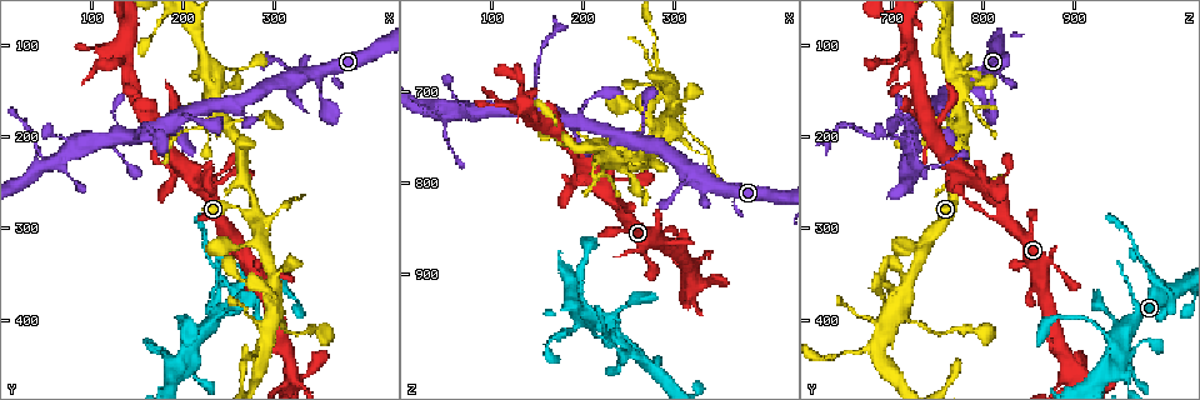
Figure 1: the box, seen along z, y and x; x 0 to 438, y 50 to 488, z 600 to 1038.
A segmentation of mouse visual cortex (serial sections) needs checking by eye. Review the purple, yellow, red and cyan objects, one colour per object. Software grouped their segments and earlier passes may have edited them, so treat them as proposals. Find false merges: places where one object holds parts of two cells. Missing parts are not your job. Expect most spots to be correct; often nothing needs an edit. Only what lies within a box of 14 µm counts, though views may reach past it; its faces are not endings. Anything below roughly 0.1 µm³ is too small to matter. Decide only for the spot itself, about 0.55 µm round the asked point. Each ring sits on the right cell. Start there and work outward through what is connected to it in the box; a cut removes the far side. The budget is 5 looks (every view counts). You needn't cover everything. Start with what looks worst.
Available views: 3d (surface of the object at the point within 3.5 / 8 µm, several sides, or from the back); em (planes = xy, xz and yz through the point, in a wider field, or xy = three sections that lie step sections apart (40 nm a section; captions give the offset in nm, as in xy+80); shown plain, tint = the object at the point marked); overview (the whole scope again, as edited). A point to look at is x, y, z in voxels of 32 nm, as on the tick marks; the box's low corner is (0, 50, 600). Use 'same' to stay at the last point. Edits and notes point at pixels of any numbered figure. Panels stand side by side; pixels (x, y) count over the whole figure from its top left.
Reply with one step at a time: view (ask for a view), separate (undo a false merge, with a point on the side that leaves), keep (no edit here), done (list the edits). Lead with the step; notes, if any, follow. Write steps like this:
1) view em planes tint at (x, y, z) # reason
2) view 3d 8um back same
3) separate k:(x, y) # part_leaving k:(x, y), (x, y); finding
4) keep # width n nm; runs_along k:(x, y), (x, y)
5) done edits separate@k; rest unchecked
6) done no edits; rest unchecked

view 3d 3.5um back at (150, 200, 720) # arms part here

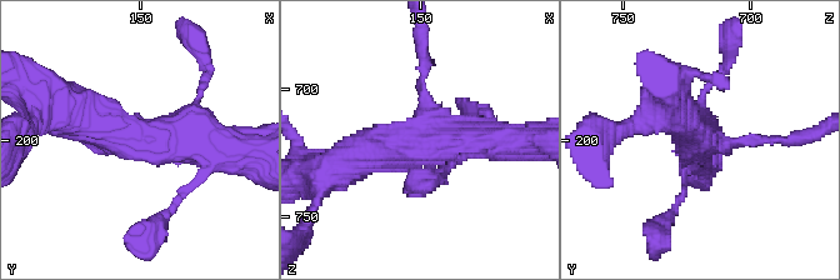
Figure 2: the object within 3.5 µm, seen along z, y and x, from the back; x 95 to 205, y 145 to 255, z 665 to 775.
keep # arms 3; arm_widths 150, 450, 500 nm; runs_along 2:(69, 115), (138, 141), (226, 145); continuous, no second cell

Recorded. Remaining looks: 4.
view 3d 3.5um at (210, 435, 950) # arms run side by side

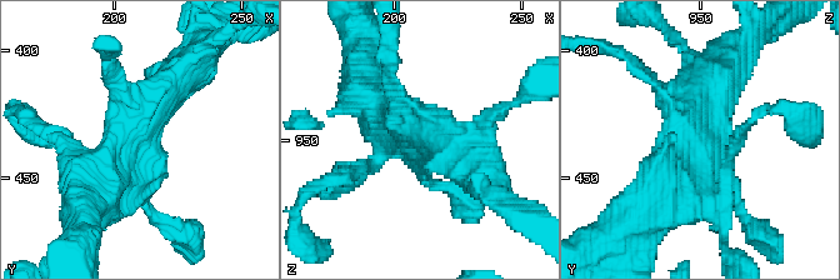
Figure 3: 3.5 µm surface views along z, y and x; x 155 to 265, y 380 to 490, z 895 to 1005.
view em xy step 5 tint at (211, 433, 949)

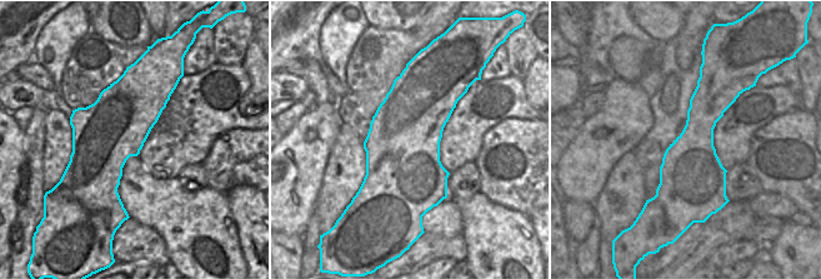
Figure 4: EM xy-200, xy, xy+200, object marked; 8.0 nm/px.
keep # continuous, no second cell

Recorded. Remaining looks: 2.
done no edits; rest unchecked

